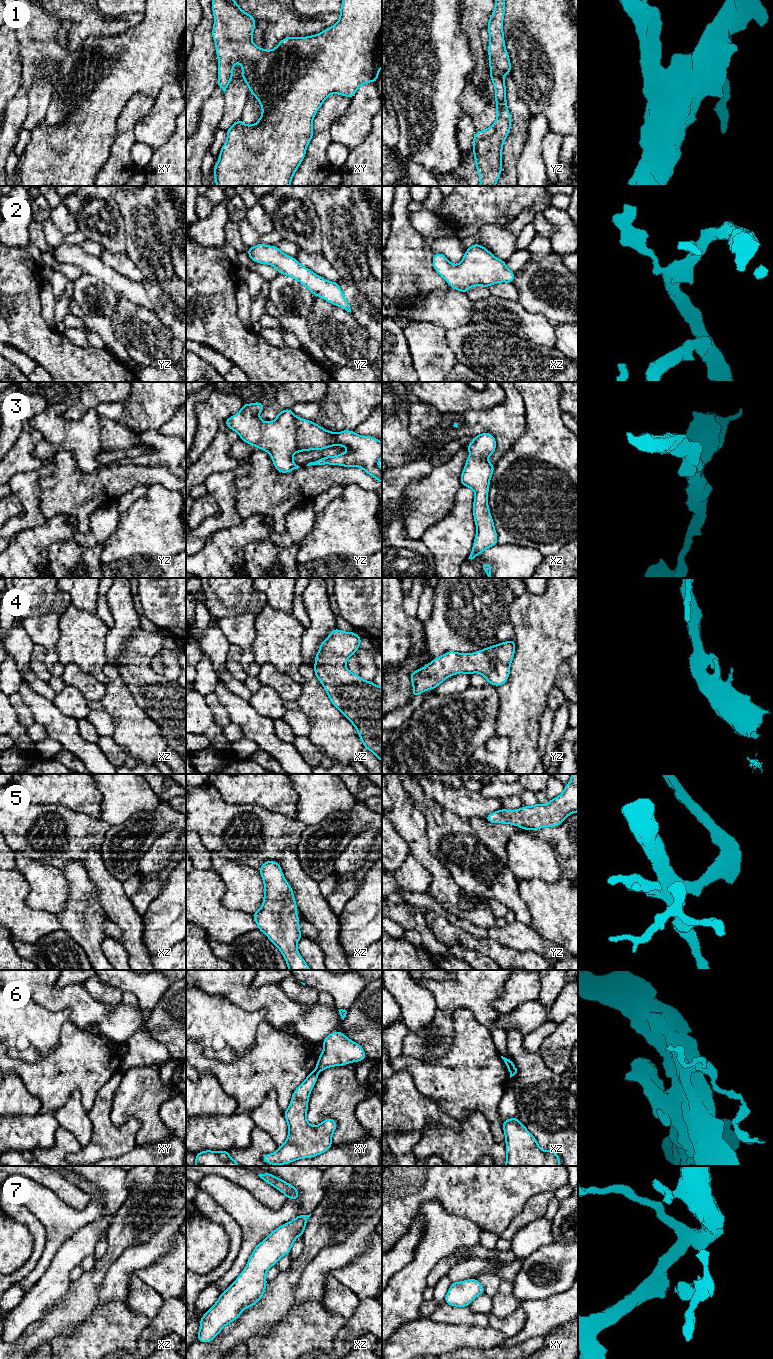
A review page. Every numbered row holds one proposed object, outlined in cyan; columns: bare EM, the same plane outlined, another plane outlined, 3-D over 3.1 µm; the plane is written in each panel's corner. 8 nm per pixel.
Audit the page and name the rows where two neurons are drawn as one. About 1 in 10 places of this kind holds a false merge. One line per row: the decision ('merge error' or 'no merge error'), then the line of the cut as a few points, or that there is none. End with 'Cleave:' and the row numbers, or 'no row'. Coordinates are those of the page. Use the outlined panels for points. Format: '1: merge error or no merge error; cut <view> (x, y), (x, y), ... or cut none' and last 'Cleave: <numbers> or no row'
1: no merge error; cut none
2: no merge error; cut none
3: no merge error; cut none
4: no merge error; cut none
5: no merge error; cut none
6: merge error; cut xy (315, 1069), (317, 1073)
7: no merge error; cut none
Cleave: 6

